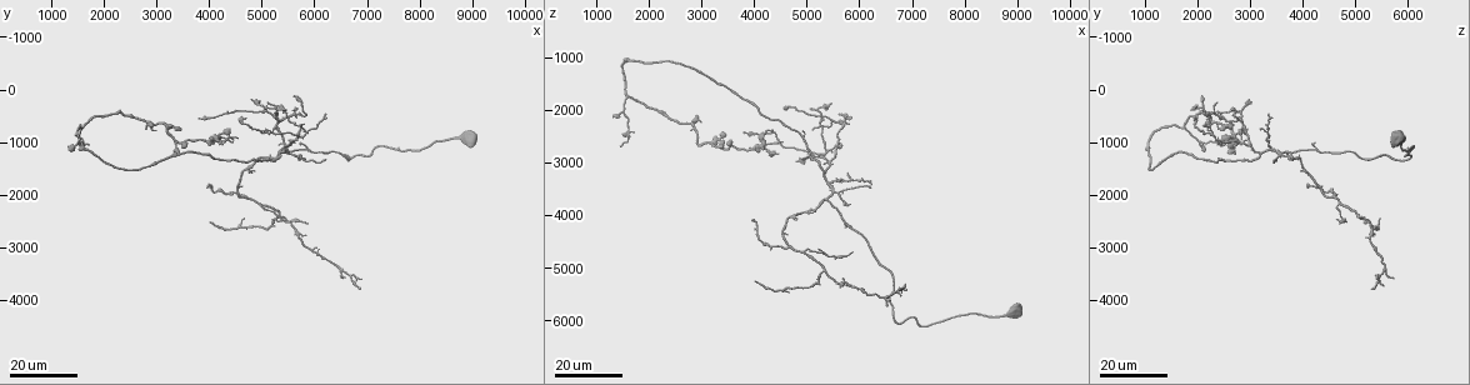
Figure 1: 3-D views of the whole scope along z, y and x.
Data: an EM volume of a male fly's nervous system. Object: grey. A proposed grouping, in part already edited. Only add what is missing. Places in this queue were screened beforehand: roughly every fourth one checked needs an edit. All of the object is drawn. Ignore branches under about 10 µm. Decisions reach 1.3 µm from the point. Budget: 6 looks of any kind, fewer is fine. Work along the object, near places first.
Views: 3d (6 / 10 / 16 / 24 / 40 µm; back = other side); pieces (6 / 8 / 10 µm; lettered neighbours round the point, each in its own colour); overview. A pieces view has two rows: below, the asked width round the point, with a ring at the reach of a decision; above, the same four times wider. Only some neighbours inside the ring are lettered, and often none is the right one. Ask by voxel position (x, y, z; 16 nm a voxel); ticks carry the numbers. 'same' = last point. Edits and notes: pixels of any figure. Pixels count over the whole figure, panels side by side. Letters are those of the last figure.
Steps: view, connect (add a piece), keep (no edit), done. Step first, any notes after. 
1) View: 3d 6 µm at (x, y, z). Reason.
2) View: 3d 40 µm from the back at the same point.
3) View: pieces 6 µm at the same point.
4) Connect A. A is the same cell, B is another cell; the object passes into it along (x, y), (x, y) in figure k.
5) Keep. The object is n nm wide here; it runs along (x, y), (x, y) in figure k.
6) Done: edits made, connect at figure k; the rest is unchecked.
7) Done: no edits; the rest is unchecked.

View: 3d 24 µm at (3450, 750, 2450). An open end.

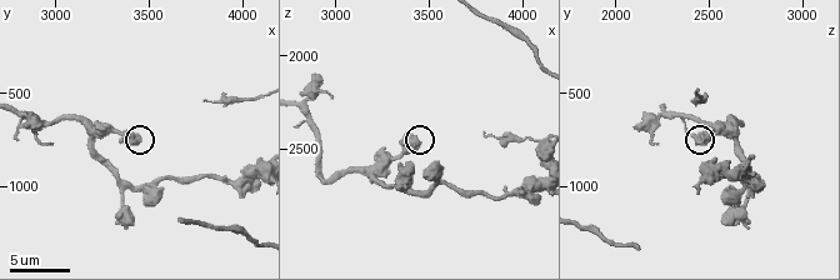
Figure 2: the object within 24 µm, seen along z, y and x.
View: pieces 6 µm at (3420, 760, 2440). What lies round it.

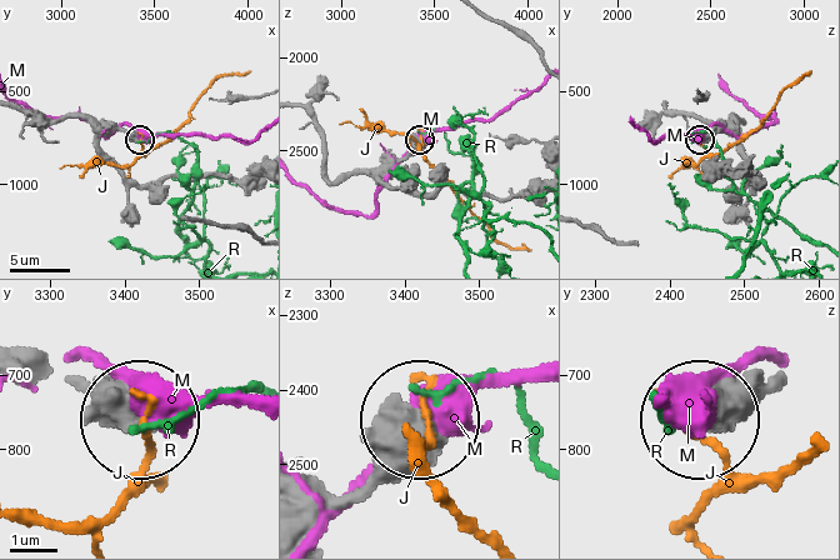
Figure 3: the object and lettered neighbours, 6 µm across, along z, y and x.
Keep. The object is 610 nm wide here; J, M and R are other cells; none of them fits.

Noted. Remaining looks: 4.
View: 3d 24 µm at (5150, 300, 2350). Free end.

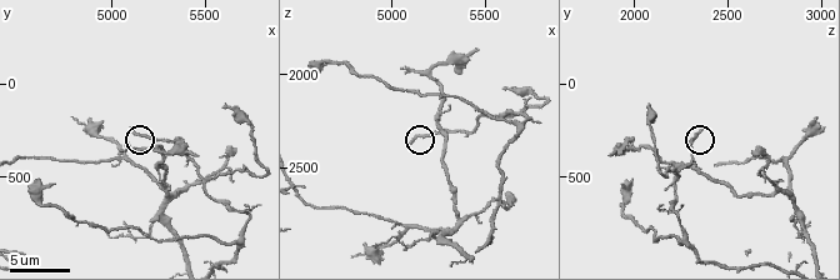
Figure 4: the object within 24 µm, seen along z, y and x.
View: pieces 6 µm at (5120, 240, 2380).

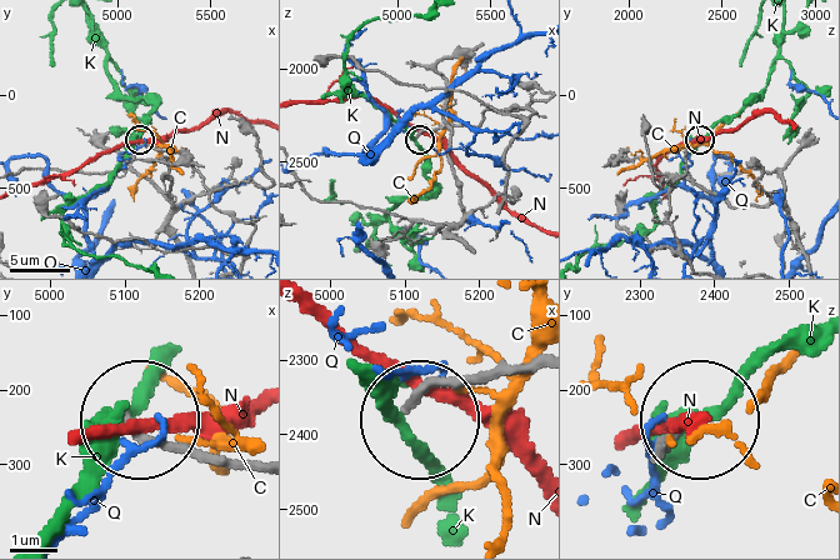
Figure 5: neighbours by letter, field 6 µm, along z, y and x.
Keep. C, K, N and Q are other cells; no lettered piece goes on from it.

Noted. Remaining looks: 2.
View: 3d 16 µm at (6800, 3800, 5350). Branch stops here.

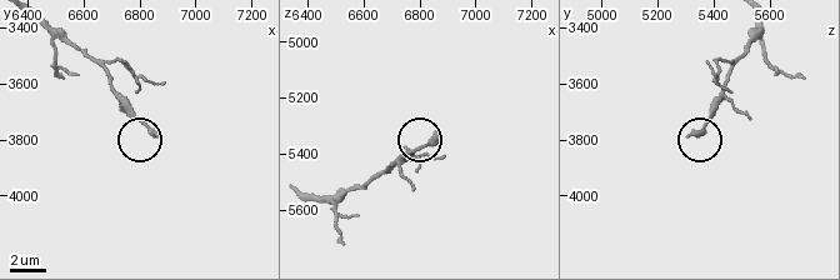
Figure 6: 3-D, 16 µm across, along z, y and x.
View: pieces 6 µm at (6860, 3780, 5320). What lies round it.

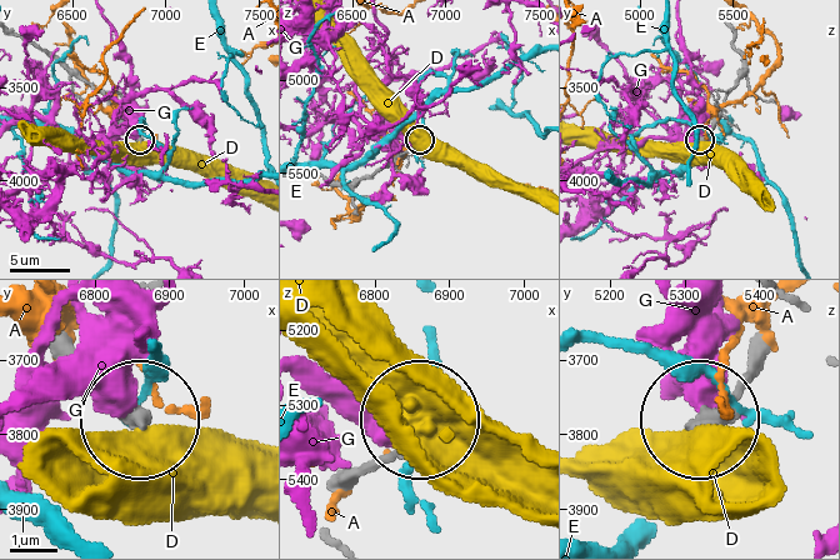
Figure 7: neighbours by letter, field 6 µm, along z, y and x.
Keep. The object is 320 nm wide here; A, D, E and G are other cells; it runs along (730, 24), (741, 71), (724, 98), (723, 115), (700, 139) in figure 7; none of them fits.

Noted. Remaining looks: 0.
Done: no edits; the rest is unchecked.

